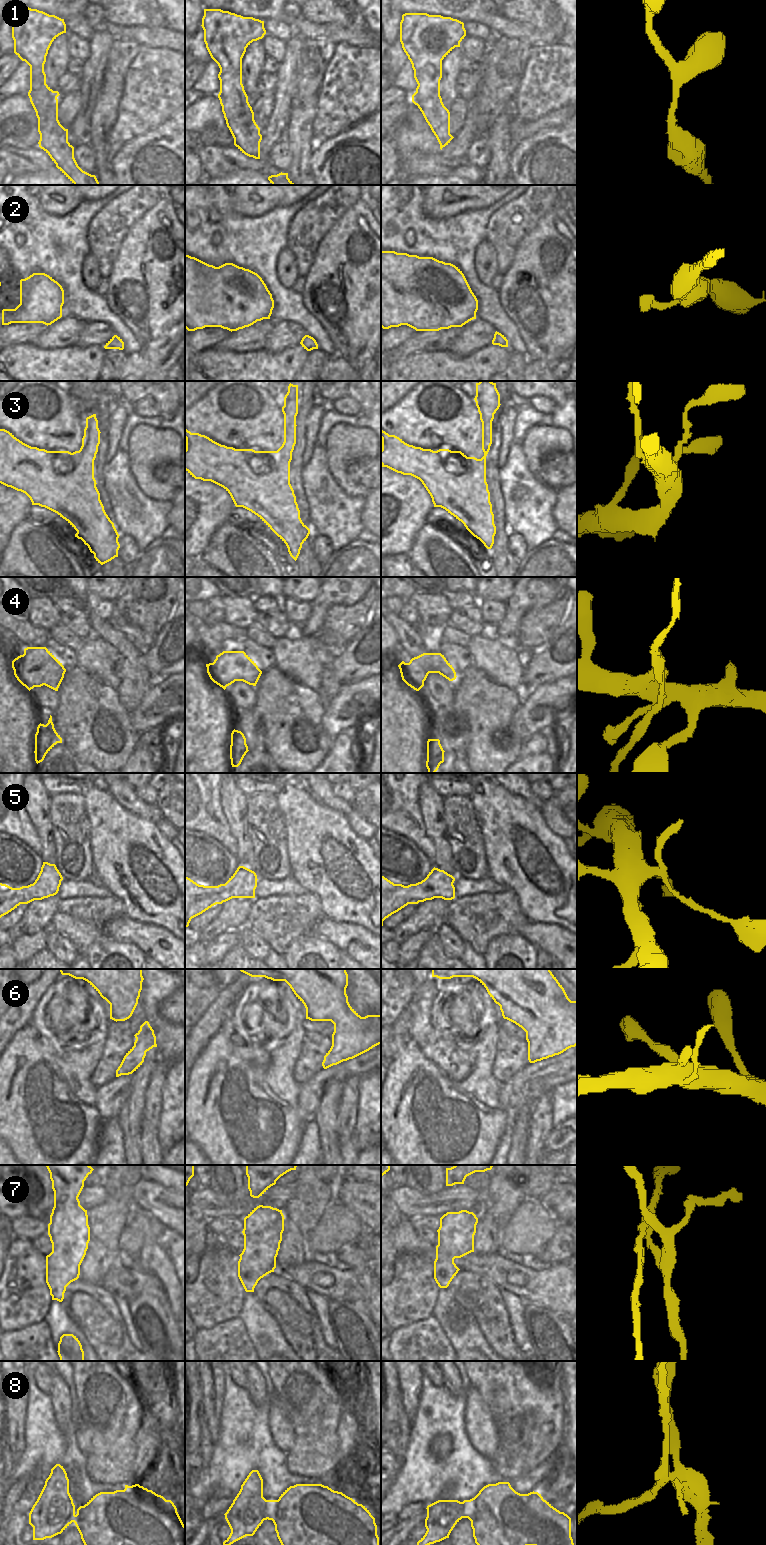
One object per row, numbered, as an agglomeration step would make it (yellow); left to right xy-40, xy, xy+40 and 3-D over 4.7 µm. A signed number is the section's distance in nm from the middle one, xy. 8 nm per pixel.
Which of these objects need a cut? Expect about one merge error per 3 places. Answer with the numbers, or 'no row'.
4, 5, 7, 8

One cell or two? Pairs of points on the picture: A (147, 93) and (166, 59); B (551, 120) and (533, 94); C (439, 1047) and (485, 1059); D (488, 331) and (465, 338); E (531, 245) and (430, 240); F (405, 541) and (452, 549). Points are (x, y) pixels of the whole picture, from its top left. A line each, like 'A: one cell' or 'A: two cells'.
A: one cell
B: two cells
C: two cells
D: one cell
E: two cells
F: two cells

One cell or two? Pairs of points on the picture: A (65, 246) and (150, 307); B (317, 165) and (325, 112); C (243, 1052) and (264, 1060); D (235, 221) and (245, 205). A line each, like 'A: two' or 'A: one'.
A: two
B: two
C: one
D: two

